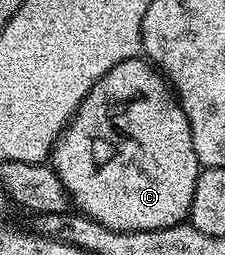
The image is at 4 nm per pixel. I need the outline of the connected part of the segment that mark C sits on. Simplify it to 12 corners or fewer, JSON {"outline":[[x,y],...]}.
{"outline":[[145,57],[94,85],[52,165],[86,217],[183,225],[192,128]]}

